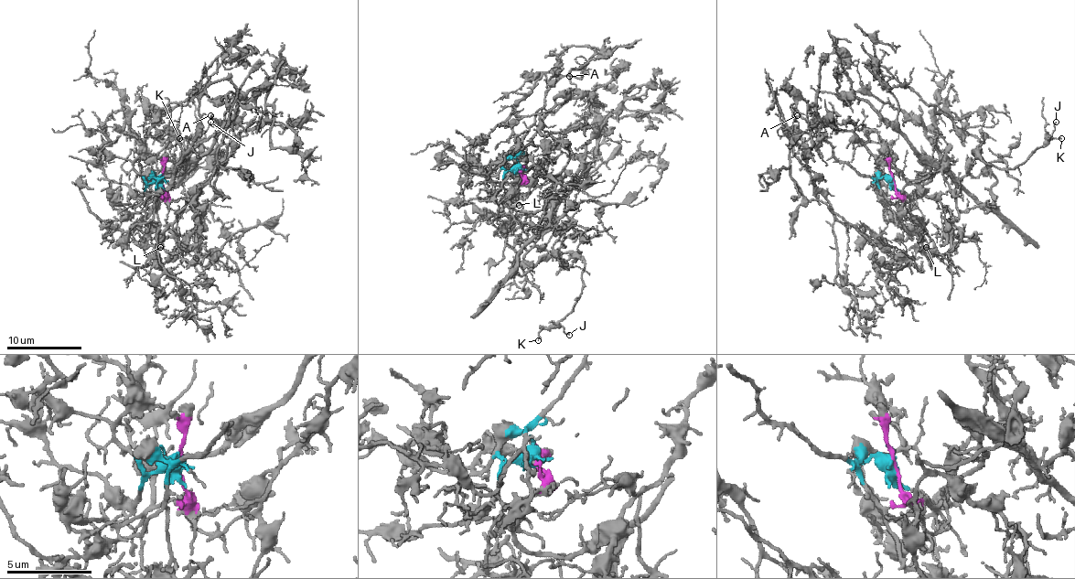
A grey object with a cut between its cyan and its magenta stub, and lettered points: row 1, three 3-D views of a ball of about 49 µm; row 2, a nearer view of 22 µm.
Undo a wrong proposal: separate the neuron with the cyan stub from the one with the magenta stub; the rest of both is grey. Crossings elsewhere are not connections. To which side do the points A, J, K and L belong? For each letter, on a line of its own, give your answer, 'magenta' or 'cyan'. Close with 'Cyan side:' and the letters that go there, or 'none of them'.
A: cyan
J: magenta
K: magenta
L: cyan
Cyan side: A, L

